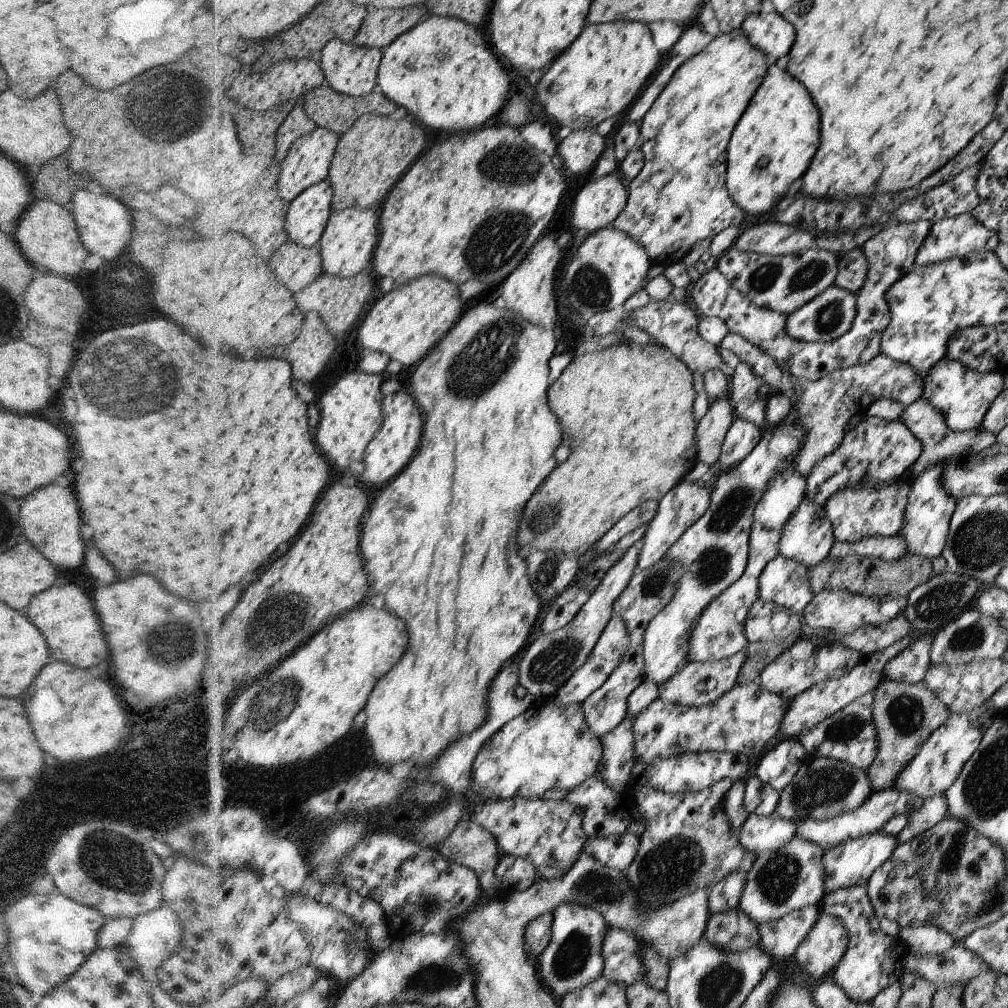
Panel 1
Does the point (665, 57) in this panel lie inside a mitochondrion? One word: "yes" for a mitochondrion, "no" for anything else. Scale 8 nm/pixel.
no

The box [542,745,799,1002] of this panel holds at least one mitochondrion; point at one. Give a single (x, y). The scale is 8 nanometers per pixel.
(686, 858)

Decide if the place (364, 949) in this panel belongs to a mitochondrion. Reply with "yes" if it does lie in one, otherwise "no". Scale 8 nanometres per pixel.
yes

